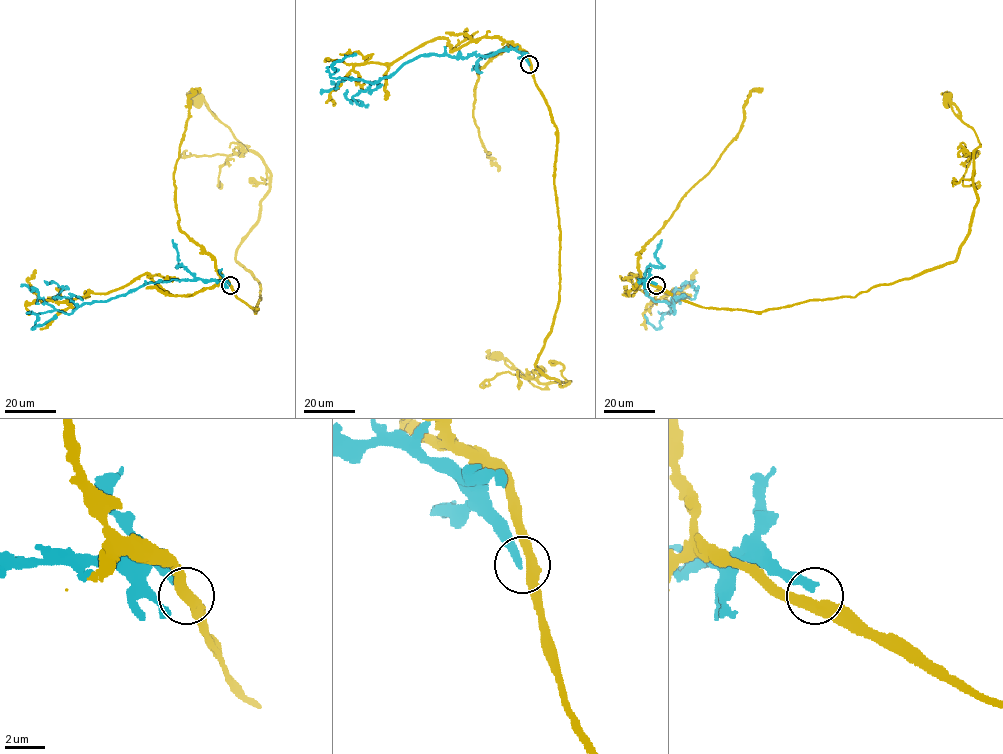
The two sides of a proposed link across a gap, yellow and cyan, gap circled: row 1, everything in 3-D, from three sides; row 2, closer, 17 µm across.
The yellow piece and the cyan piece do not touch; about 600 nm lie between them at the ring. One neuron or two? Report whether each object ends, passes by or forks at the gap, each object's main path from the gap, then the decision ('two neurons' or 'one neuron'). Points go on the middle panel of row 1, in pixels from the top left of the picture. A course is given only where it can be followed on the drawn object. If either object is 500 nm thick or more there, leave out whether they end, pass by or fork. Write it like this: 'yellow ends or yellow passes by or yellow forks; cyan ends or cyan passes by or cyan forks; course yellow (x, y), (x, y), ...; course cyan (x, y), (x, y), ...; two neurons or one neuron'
yellow passes by; cyan ends; course yellow (530, 64), (556, 129), (560, 240), (559, 301), (535, 365), (560, 385), (569, 381), (540, 389), (496, 356); course cyan (529, 64), (513, 49), (502, 49), (488, 55), (416, 57), (371, 83), (332, 78), (336, 62), (356, 53); two neurons

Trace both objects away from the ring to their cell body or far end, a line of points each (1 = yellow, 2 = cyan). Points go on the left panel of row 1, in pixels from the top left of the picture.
1: (230, 285), (255, 312), (260, 284), (236, 260), (236, 249), (258, 220), (270, 171), (197, 99)
2: (230, 284), (146, 283), (72, 313), (31, 312), (38, 319), (33, 329), (56, 316)

